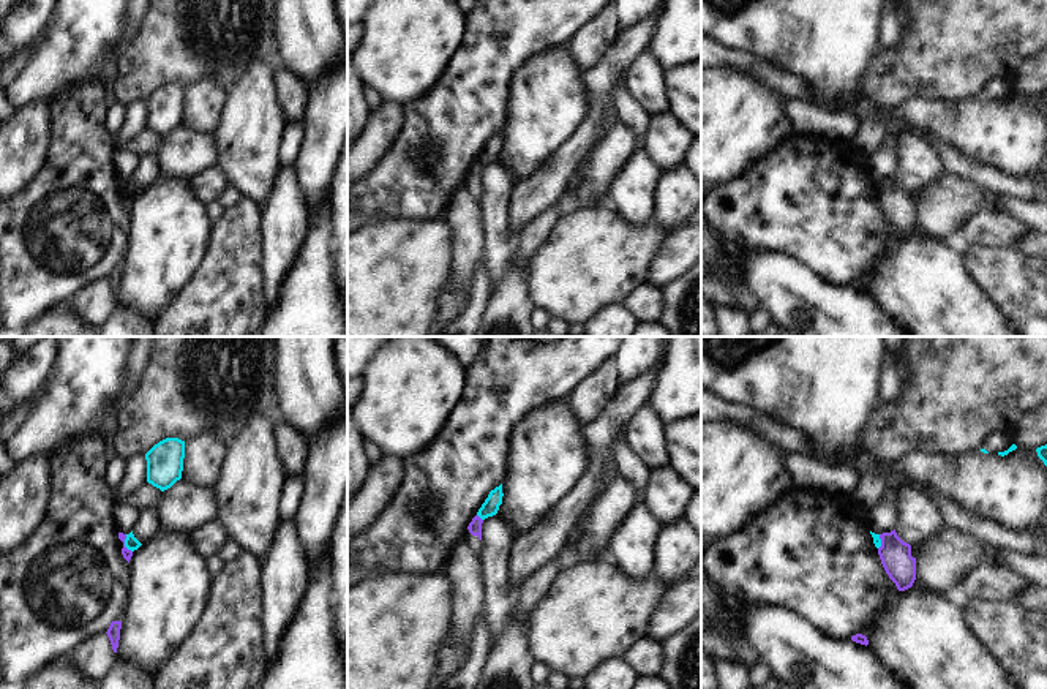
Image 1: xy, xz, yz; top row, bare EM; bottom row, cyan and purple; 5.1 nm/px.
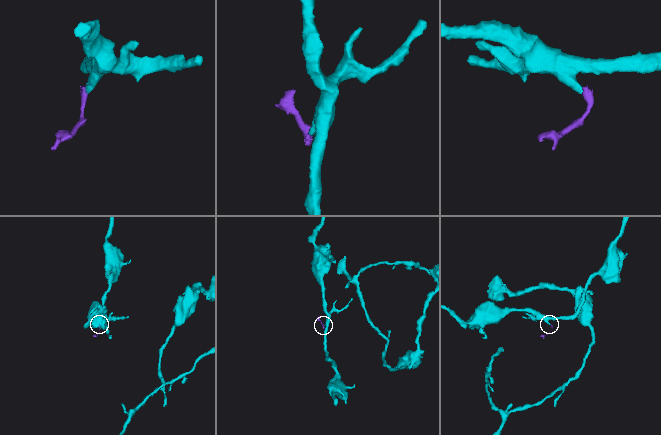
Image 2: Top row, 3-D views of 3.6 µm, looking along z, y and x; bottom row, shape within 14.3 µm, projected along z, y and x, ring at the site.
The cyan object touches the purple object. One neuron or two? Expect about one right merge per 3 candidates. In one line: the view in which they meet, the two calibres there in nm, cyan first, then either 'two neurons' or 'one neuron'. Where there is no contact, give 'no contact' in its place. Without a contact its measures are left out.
contact in xy; calibres 70 and 50 nm; two neurons

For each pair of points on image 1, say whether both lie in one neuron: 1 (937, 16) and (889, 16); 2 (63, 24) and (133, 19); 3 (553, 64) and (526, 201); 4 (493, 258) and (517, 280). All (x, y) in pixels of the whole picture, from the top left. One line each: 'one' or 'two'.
1: two
2: two
3: two
4: two

